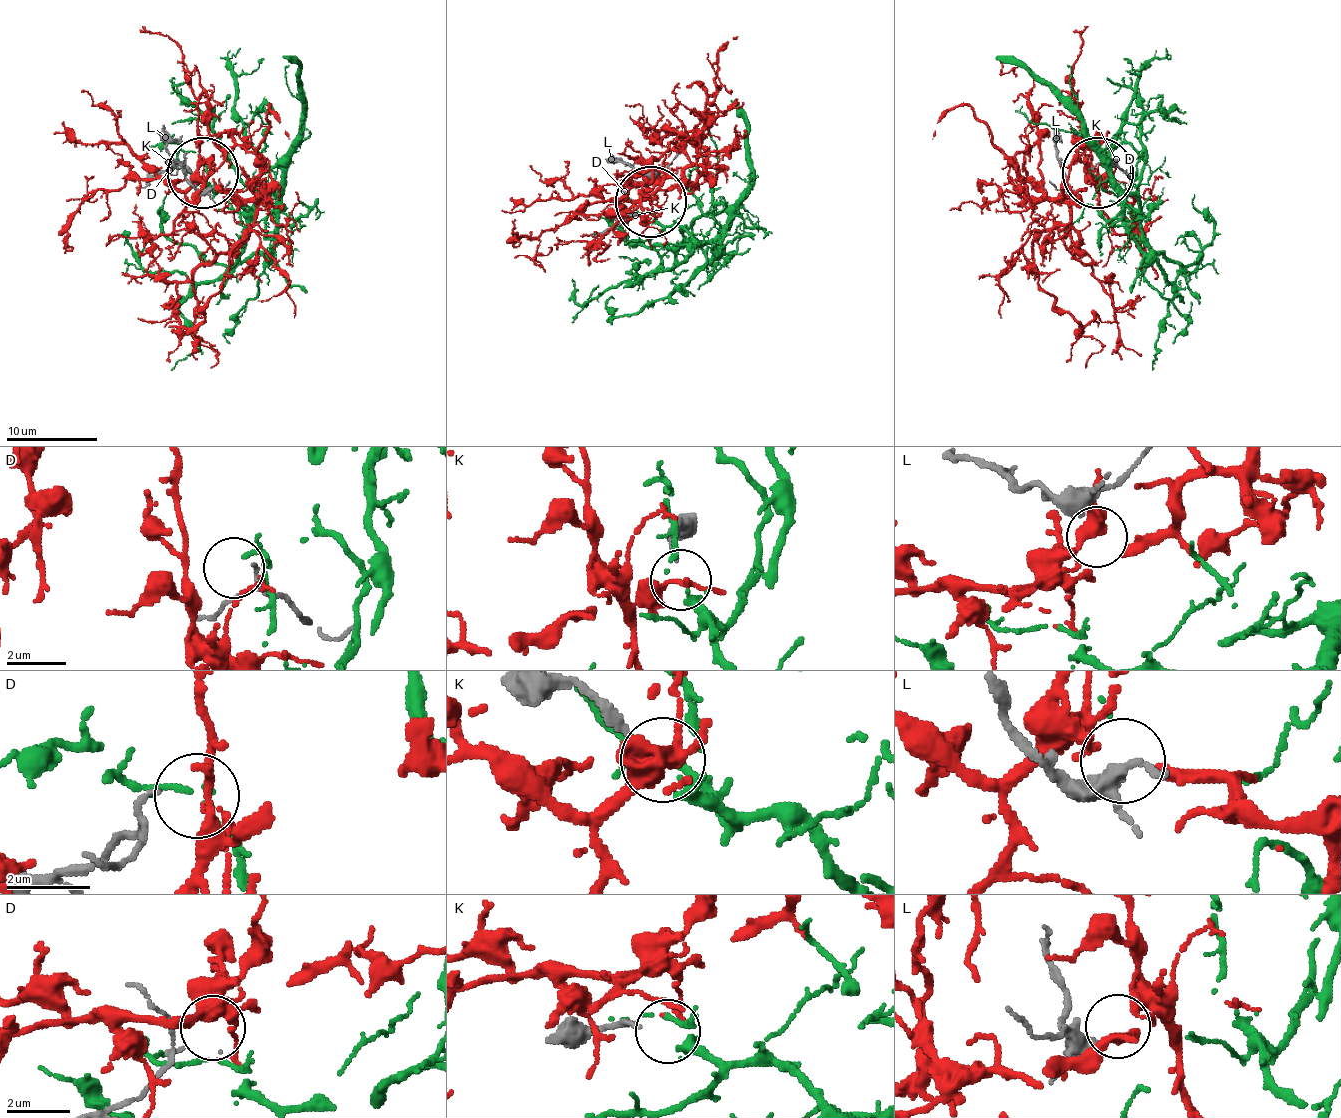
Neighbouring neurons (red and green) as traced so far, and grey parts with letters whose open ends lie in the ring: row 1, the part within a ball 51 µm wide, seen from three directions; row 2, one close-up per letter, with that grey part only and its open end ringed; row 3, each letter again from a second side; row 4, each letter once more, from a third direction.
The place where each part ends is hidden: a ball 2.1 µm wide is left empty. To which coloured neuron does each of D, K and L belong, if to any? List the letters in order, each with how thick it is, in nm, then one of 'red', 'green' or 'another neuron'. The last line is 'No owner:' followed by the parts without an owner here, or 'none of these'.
D: 20 nm thick; another neuron
K: 190 nm thick; another neuron
L: 340 nm thick; red
No owner: D, K

